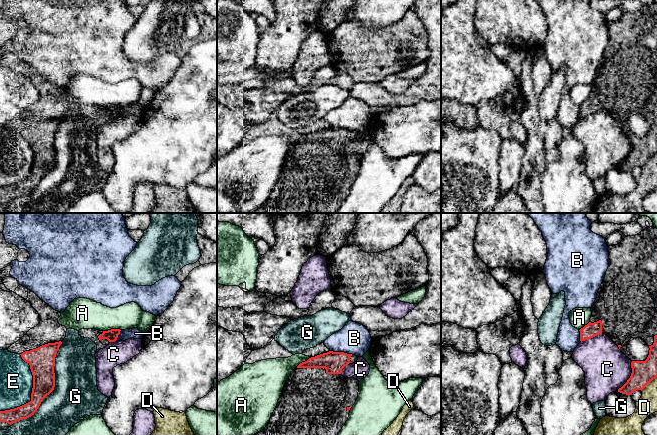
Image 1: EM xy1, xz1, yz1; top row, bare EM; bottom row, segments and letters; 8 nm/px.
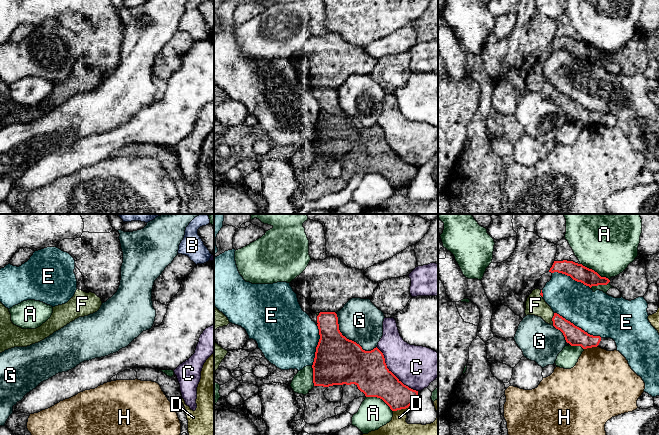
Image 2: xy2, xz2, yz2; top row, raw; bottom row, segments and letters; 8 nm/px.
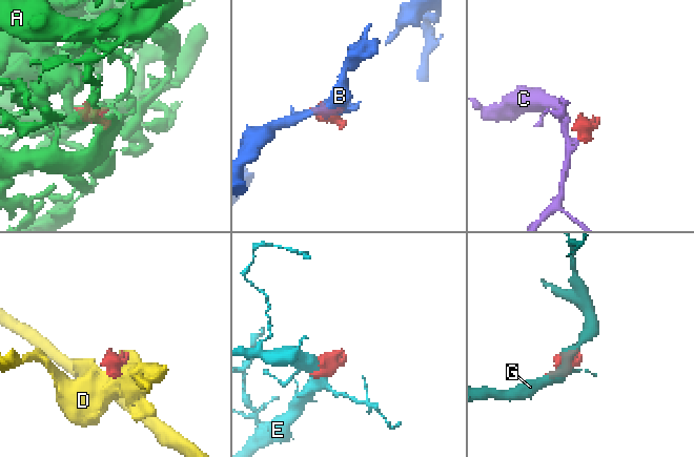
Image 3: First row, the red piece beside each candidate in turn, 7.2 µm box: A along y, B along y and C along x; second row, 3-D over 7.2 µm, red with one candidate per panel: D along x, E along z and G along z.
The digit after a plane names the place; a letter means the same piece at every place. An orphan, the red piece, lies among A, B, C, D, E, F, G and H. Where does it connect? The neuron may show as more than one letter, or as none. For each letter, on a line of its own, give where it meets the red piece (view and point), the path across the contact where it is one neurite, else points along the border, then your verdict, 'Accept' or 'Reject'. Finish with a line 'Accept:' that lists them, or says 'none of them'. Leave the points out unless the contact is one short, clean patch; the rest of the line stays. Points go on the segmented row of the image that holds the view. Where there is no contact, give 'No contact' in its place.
A: Touches red at yz2 (596, 272). Reject
B: Touches red at xz1 (341, 352). Boundary: xz1 (330, 350), (352, 354). Reject
C: Touches red at xz2 (391, 372). Reject
D: Touches red at xz2 (402, 408). Reject
E: Touches red at xy1 (32, 392). Reject
F: Touches red at yz2 (552, 319). Accept
G: Touches red at xy1 (53, 388). Reject
H: Touches red at yz2 (590, 347). Reject
Accept: F

